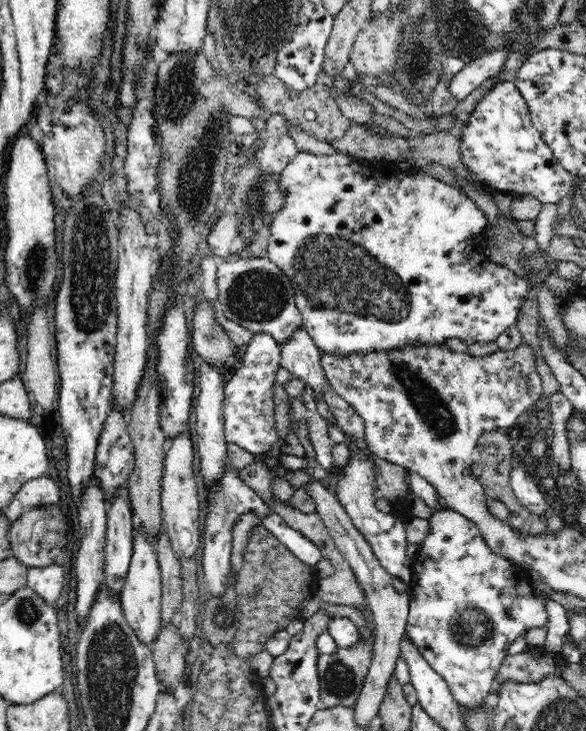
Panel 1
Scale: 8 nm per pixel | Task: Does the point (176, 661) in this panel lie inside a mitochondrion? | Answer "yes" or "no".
no

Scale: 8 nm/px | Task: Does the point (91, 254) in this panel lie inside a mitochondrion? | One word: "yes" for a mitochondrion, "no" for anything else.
yes

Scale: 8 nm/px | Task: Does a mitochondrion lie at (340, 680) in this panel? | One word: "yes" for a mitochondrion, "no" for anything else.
yes

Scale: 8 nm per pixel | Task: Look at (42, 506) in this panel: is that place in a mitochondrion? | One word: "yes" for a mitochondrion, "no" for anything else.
no

